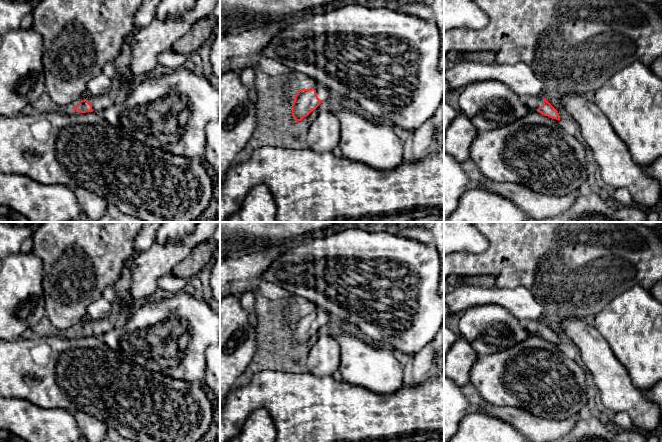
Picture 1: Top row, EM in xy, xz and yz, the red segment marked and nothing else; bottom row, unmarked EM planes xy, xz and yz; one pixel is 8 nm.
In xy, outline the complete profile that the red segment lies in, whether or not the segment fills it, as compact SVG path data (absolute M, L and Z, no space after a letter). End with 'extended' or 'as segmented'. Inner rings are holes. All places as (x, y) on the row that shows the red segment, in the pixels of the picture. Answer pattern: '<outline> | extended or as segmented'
M143 0L141 7L134 17L134 29L124 39L122 48L116 59L113 61L117 76L111 80L111 89L103 95L89 96L81 100L73 110L79 113L95 112L101 113L115 102L124 98L128 87L122 82L122 79L129 73L132 56L132 41L134 35L142 28L148 26L155 18L157 6L161 0Z | extended

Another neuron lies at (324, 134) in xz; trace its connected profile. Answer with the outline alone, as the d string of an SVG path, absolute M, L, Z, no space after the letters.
M331 111L319 113L306 136L306 148L317 153L332 152L339 146L341 123Z

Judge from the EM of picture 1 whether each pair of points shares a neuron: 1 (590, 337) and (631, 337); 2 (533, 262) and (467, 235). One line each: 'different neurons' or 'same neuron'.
1: different neurons
2: different neurons

